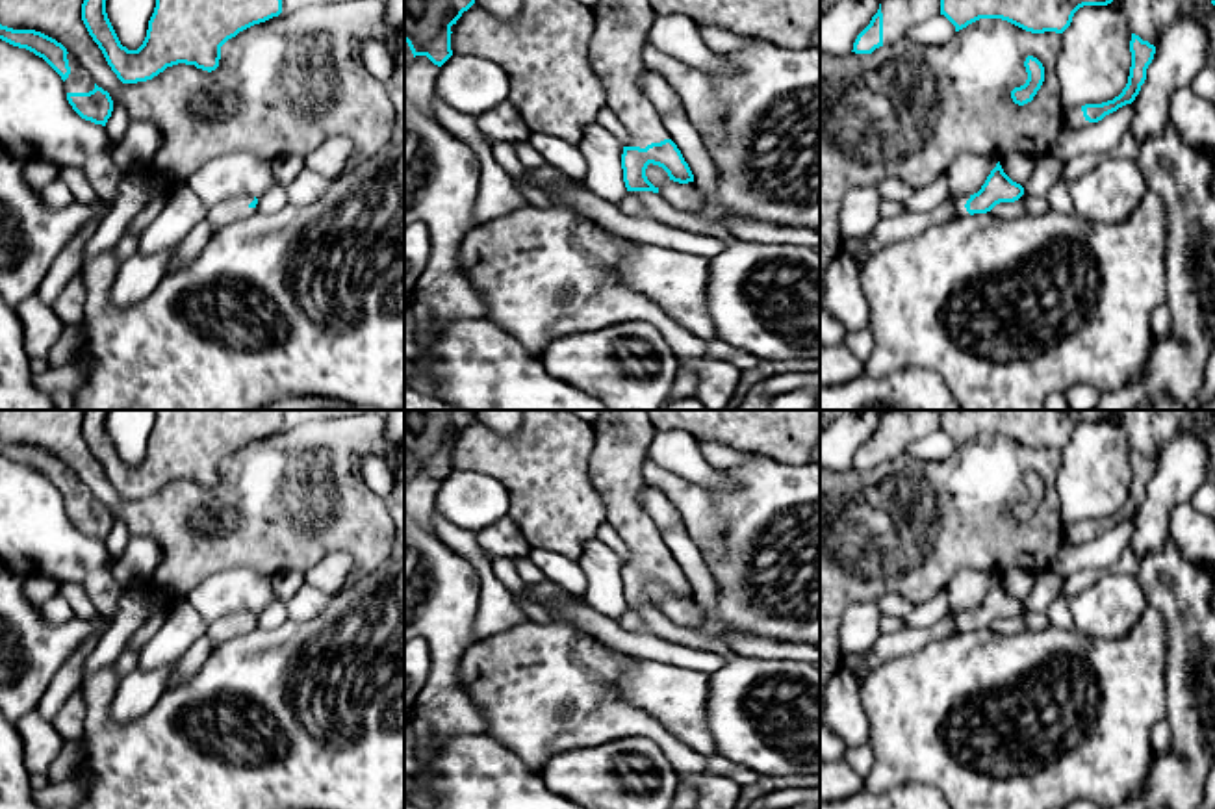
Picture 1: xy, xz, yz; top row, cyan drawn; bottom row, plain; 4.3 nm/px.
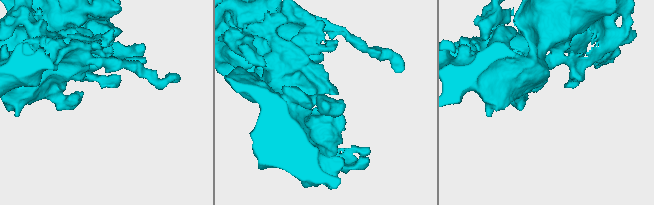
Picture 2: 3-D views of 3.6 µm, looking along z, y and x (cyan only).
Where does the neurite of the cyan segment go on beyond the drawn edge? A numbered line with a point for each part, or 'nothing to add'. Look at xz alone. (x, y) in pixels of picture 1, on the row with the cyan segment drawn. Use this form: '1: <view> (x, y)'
1: xz (614, 49)

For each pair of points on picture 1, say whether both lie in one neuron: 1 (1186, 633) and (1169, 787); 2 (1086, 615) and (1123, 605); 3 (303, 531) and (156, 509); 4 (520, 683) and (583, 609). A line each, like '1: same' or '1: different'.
1: same
2: same
3: same
4: different

